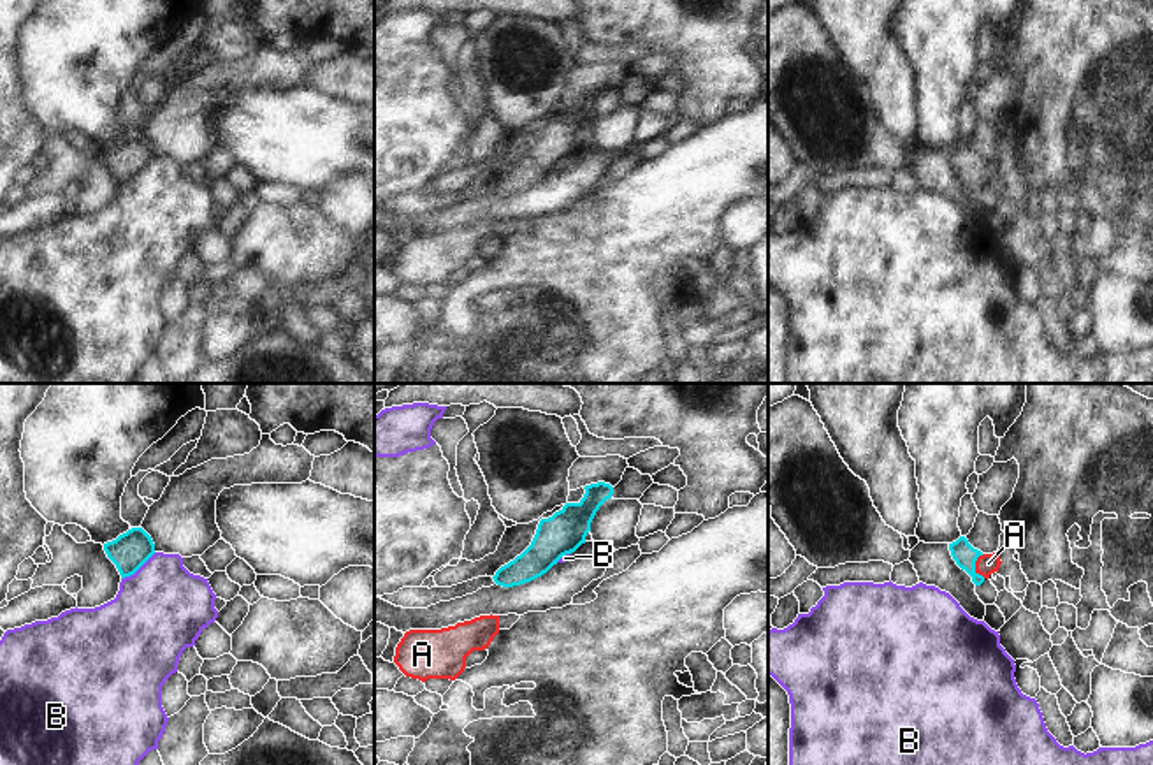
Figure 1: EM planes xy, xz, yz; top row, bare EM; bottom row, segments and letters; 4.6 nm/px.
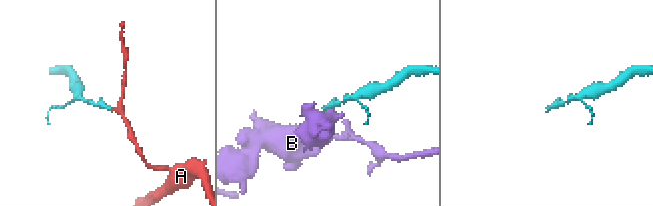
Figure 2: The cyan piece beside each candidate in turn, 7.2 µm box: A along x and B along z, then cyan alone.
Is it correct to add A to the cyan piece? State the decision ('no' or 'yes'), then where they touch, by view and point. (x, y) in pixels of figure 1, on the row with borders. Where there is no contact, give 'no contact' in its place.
yes; contact yz (974, 567)

